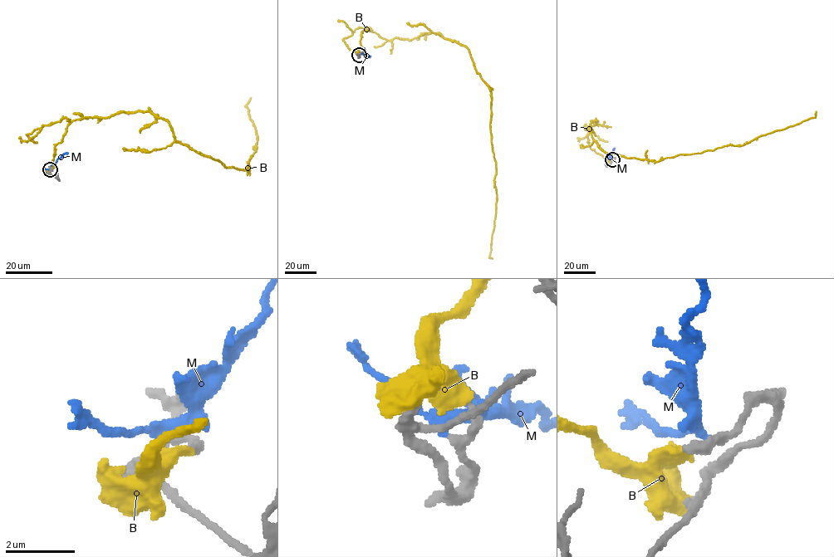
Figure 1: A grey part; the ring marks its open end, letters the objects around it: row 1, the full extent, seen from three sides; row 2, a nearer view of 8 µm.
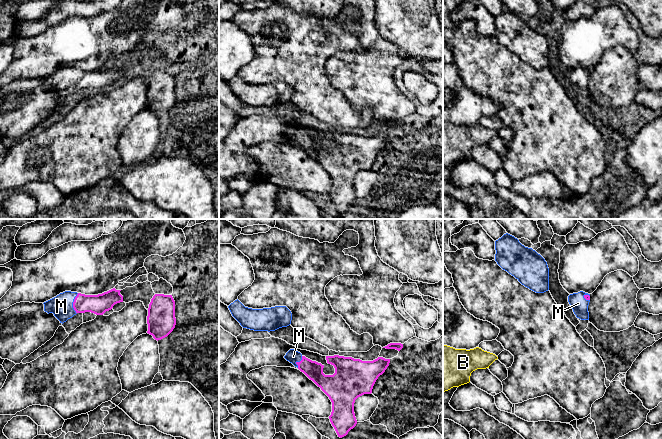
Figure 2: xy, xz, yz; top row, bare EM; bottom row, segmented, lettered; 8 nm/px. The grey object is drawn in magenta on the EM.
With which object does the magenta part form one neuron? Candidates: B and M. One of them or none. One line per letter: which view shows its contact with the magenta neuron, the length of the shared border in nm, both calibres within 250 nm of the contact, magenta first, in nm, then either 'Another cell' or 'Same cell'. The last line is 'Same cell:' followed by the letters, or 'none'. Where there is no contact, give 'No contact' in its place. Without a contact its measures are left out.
B: No contact. Another cell
M: Touches magenta in xy. Shared border 170 nm. Thickness 160 nm (magenta) against 180 nm. Same cell
Same cell: M

